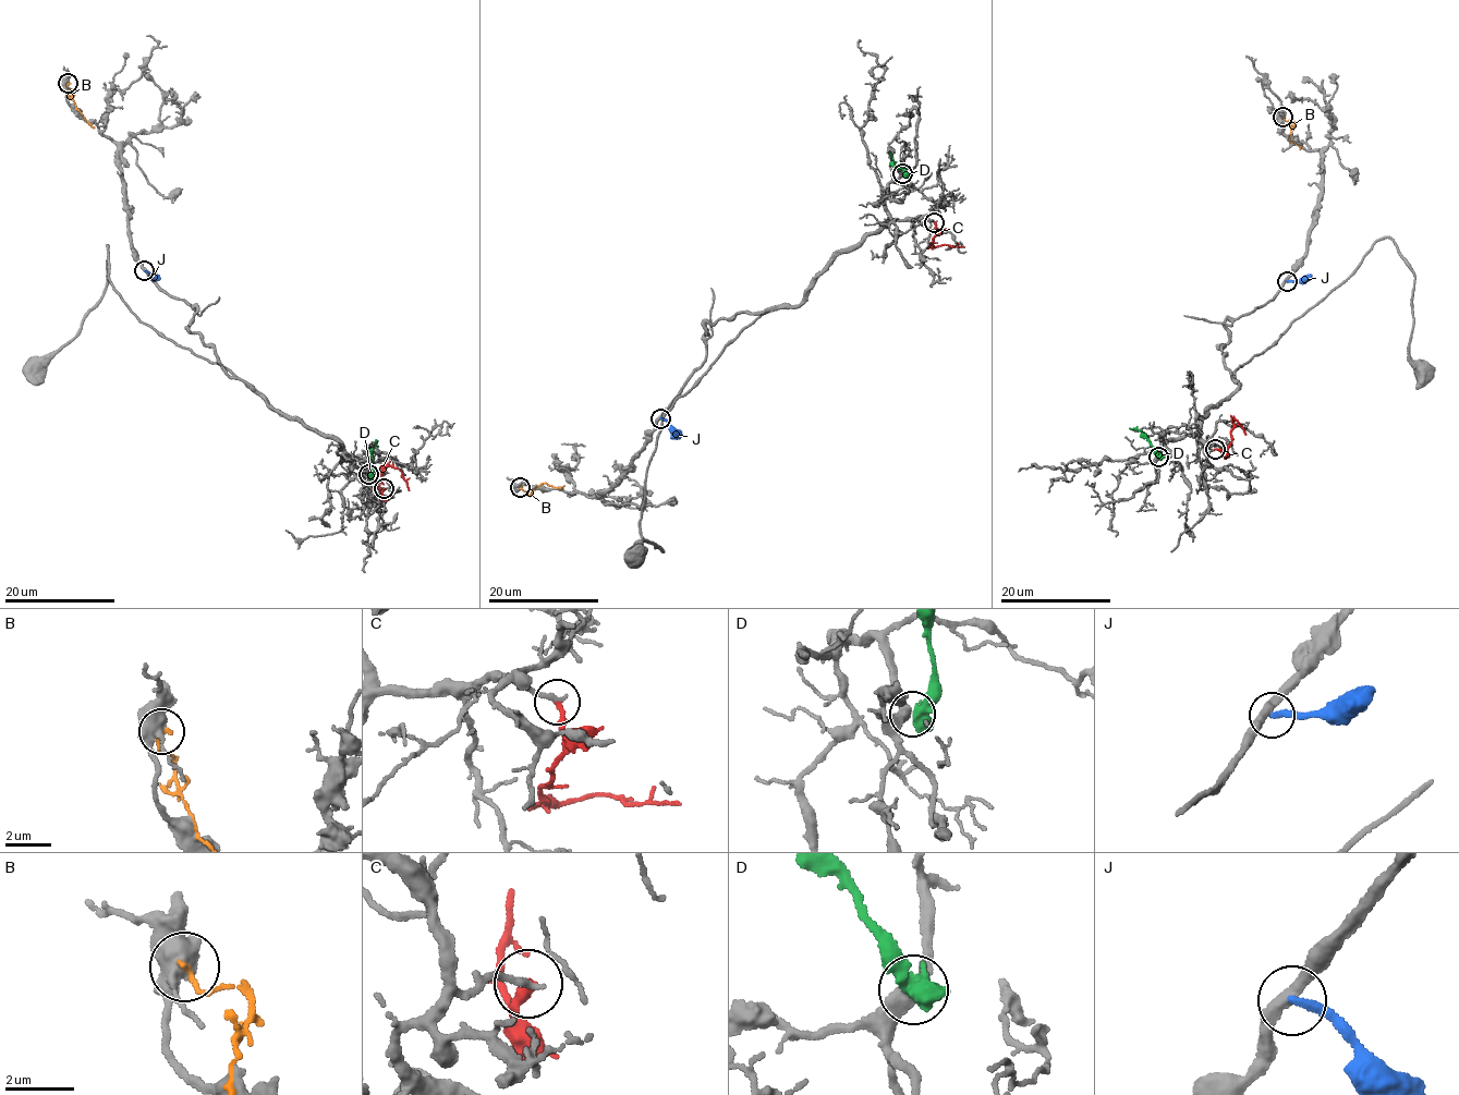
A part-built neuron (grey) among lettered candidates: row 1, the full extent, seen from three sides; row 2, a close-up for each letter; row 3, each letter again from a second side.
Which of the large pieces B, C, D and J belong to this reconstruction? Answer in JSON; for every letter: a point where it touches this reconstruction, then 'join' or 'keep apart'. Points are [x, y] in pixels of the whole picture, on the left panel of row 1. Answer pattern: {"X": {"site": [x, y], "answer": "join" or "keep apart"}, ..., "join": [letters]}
{"B": {"site": [68, 83], "answer": "keep apart"}, "C": {"site": [384, 488], "answer": "join"}, "D": {"site": [368, 474], "answer": "keep apart"}, "J": {"site": [144, 270], "answer": "keep apart"}, "join": ["C"]}

